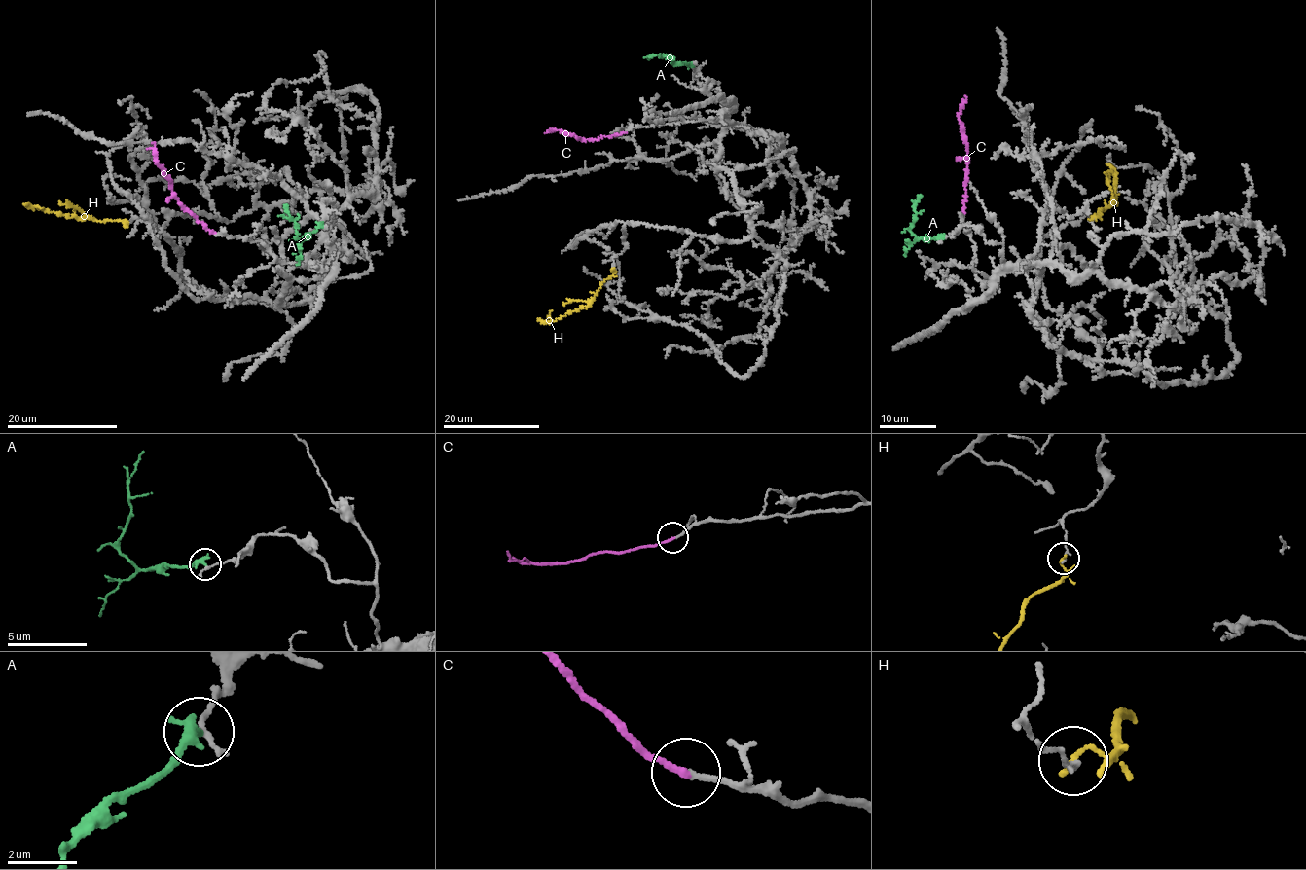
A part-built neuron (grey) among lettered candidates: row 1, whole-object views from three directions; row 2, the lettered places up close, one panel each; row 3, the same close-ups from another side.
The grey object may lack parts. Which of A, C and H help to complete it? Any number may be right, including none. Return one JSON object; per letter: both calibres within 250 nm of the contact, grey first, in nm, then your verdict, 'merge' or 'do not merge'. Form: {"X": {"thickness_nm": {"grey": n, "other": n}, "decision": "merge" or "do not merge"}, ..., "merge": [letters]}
{"A": {"thickness_nm": {"grey": 180, "other": 360}, "decision": "do not merge"}, "C": {"thickness_nm": {"grey": 150, "other": 180}, "decision": "merge"}, "H": {"thickness_nm": {"grey": 150, "other": 130}, "decision": "do not merge"}, "merge": ["C"]}

